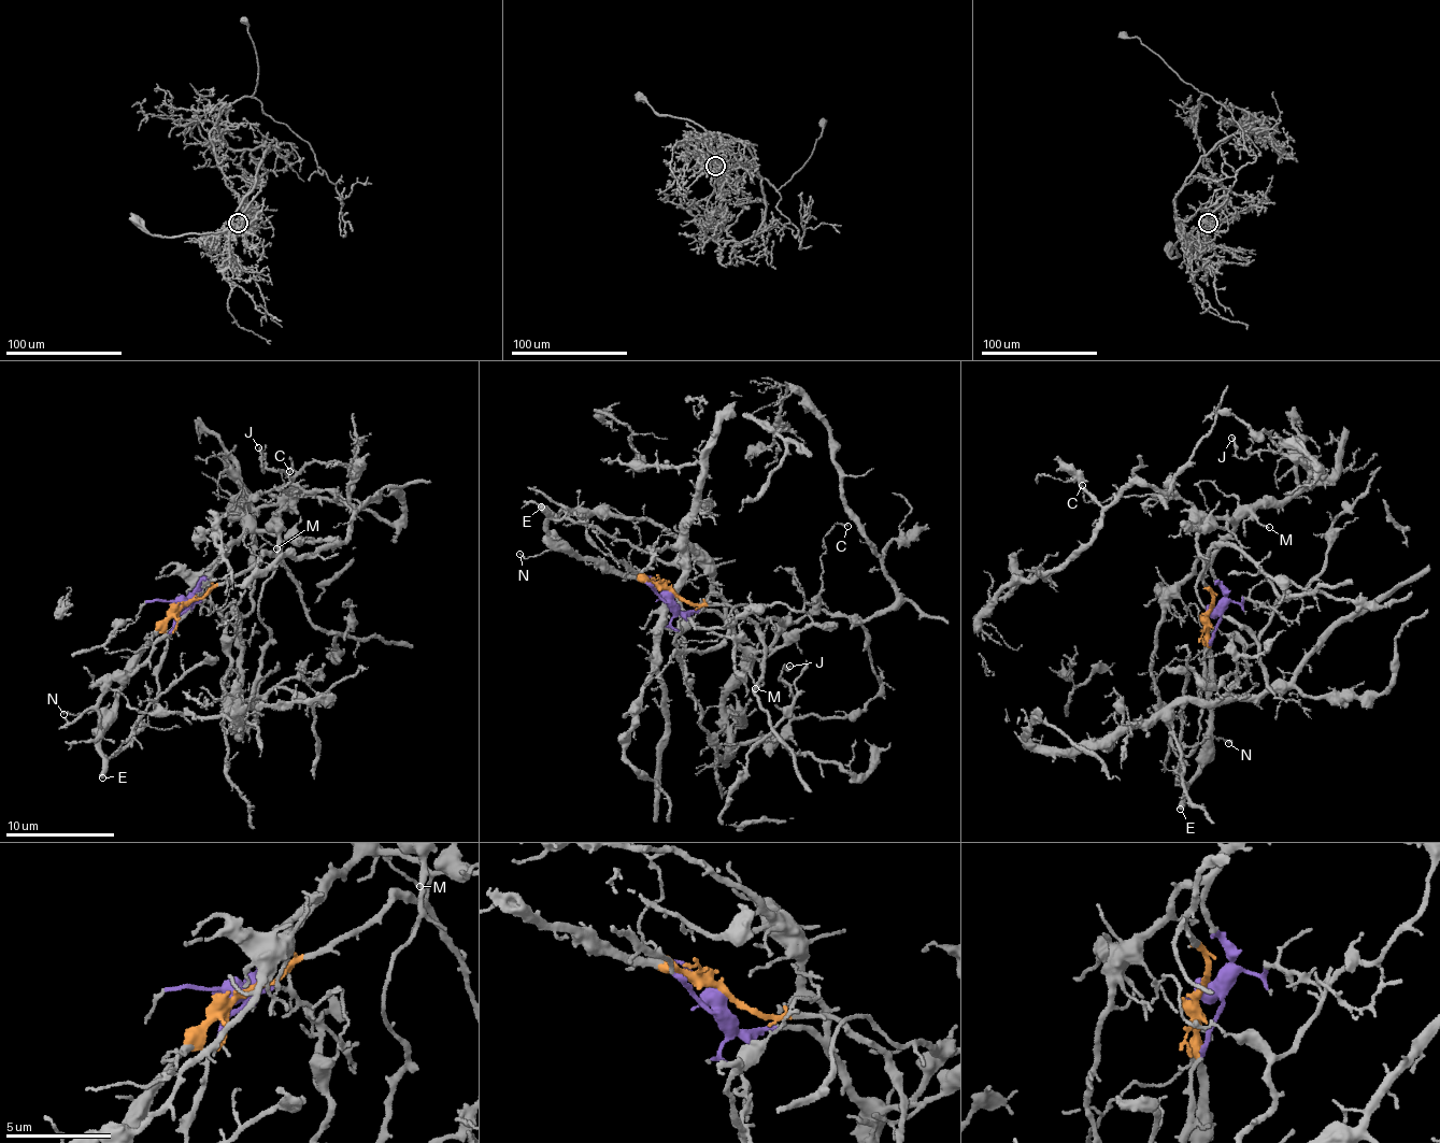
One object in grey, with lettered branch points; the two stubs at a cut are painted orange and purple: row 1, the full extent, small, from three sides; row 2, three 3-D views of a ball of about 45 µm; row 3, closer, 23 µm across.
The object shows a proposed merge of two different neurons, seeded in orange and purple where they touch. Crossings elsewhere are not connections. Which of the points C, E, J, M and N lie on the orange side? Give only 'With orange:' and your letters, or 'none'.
With orange: E, N

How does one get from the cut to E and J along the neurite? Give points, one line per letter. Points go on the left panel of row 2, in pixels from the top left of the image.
E: (184, 602), (140, 653), (116, 701), (116, 719), (101, 742), (104, 755), (101, 777)
J: (184, 602), (247, 525), (230, 510), (288, 499), (293, 485), (277, 470), (261, 470), (258, 447)

